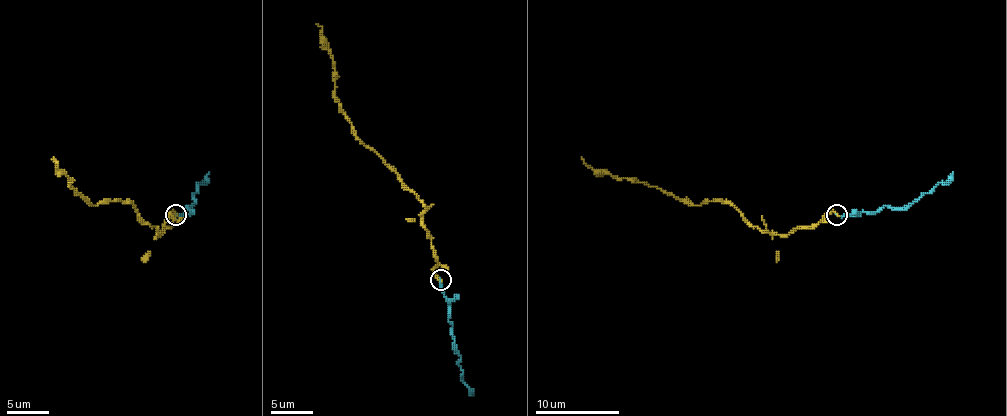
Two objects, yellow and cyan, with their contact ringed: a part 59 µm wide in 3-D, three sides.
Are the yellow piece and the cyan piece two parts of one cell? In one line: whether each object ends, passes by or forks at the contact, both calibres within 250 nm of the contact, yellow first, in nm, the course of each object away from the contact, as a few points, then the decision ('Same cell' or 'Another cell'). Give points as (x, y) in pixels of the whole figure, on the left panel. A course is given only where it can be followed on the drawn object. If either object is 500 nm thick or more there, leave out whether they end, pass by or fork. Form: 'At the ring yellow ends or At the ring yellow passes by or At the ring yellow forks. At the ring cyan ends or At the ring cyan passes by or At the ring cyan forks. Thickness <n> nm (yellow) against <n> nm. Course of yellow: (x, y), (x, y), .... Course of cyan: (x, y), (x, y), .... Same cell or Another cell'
At the ring yellow ends. At the ring cyan ends. Thickness 190 nm (yellow) against 170 nm. Course of yellow: (175, 214), (169, 214), (173, 222), (160, 235), (131, 203), (91, 203), (70, 186), (53, 157). Course of cyan: (175, 216), (196, 201), (198, 184), (209, 172). Same cell

